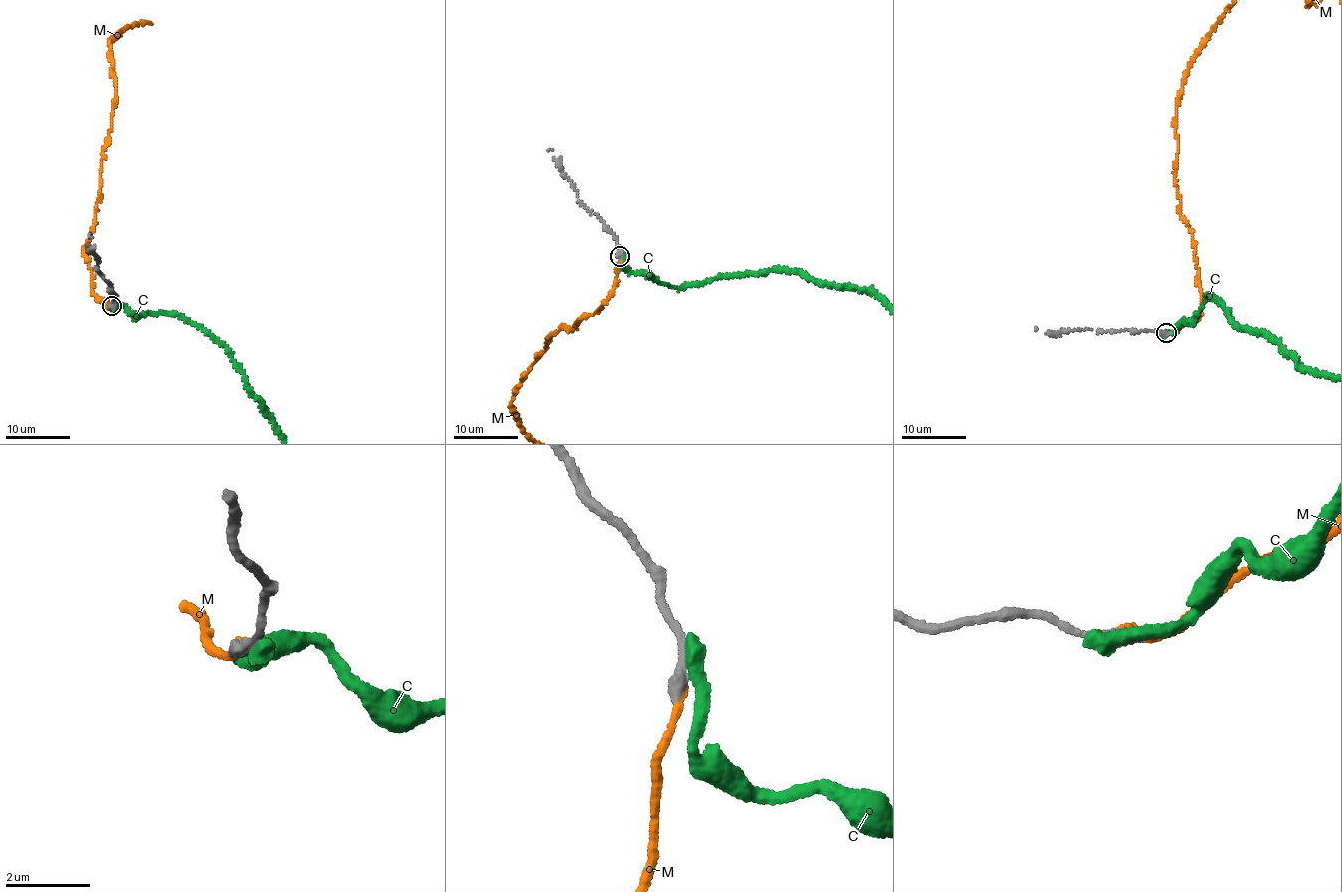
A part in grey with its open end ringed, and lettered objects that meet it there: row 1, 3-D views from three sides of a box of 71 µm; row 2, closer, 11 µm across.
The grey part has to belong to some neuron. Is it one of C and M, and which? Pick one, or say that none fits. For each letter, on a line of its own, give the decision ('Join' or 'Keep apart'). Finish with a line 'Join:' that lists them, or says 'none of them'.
C: Keep apart
M: Join
Join: M

